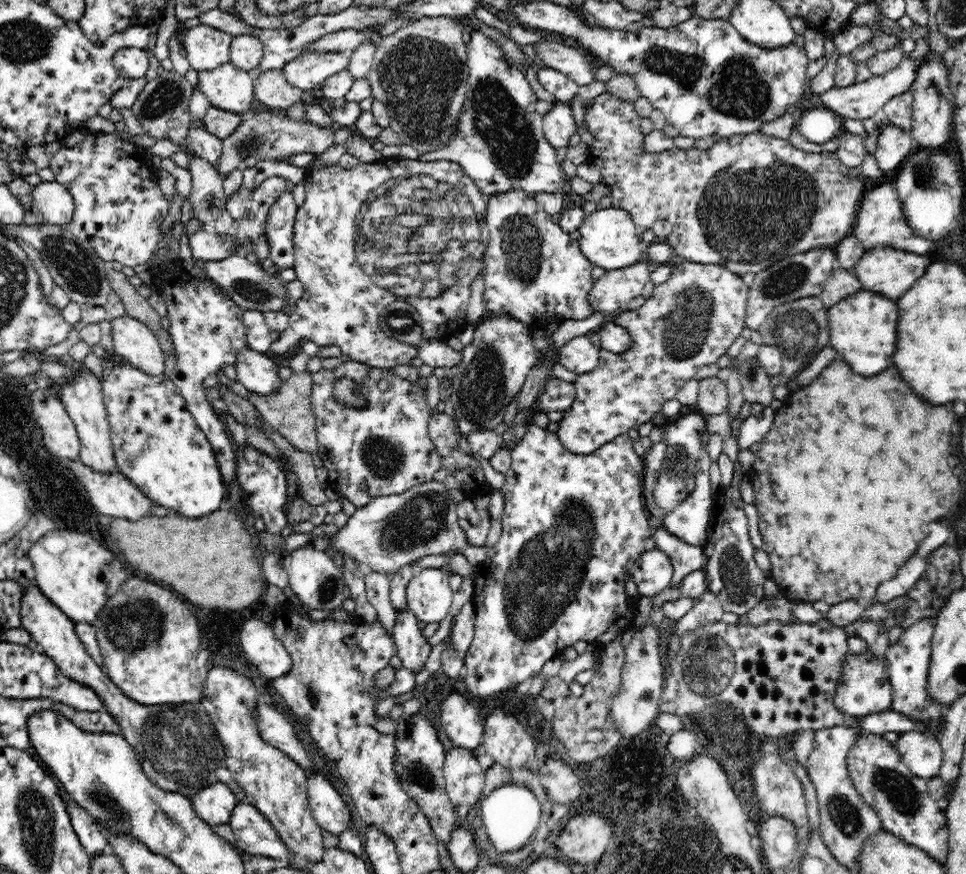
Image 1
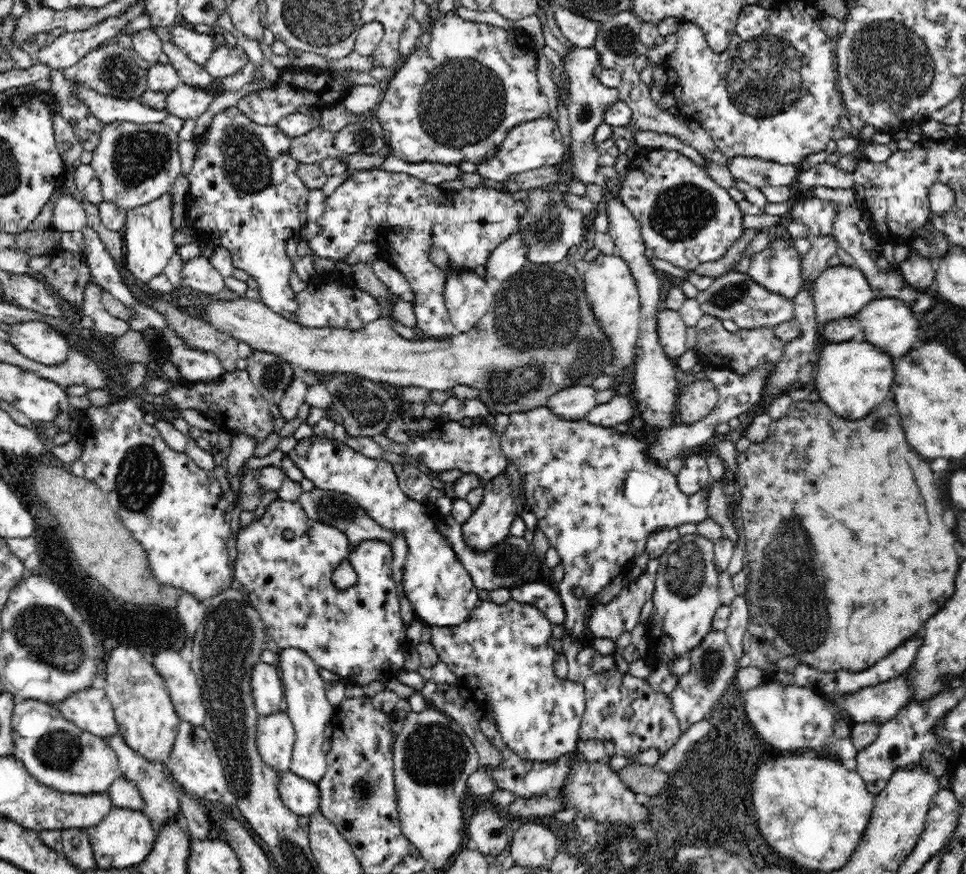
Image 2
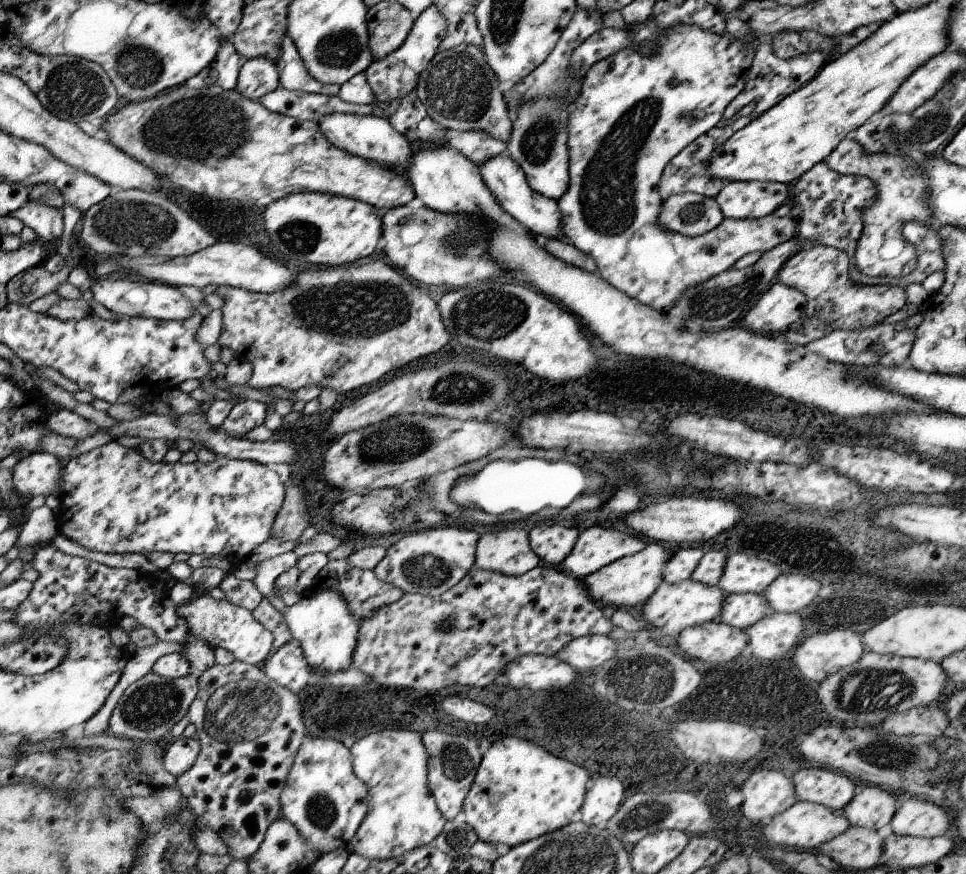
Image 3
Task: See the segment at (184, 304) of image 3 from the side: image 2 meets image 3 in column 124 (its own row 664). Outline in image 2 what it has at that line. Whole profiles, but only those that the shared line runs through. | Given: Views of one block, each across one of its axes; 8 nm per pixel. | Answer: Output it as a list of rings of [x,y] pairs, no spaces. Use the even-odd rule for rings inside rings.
[[[286,648],[280,650],[280,664],[282,672],[282,684],[288,700],[288,716],[294,724],[296,730],[296,742],[294,742],[294,754],[292,754],[292,766],[290,772],[302,776],[304,780],[312,782],[318,786],[322,776],[328,770],[328,756],[322,752],[322,742],[324,742],[324,730],[332,722],[334,708],[326,696],[324,690],[324,680],[318,672],[318,664],[300,648]]]

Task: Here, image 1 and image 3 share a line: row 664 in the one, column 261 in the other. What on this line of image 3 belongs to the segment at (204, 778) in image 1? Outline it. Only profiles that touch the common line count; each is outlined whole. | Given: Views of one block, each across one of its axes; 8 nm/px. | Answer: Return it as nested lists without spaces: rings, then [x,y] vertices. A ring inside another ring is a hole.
[[[255,58],[243,62],[235,90],[247,100],[261,100],[265,94],[271,94],[279,86],[279,68],[267,58]]]

